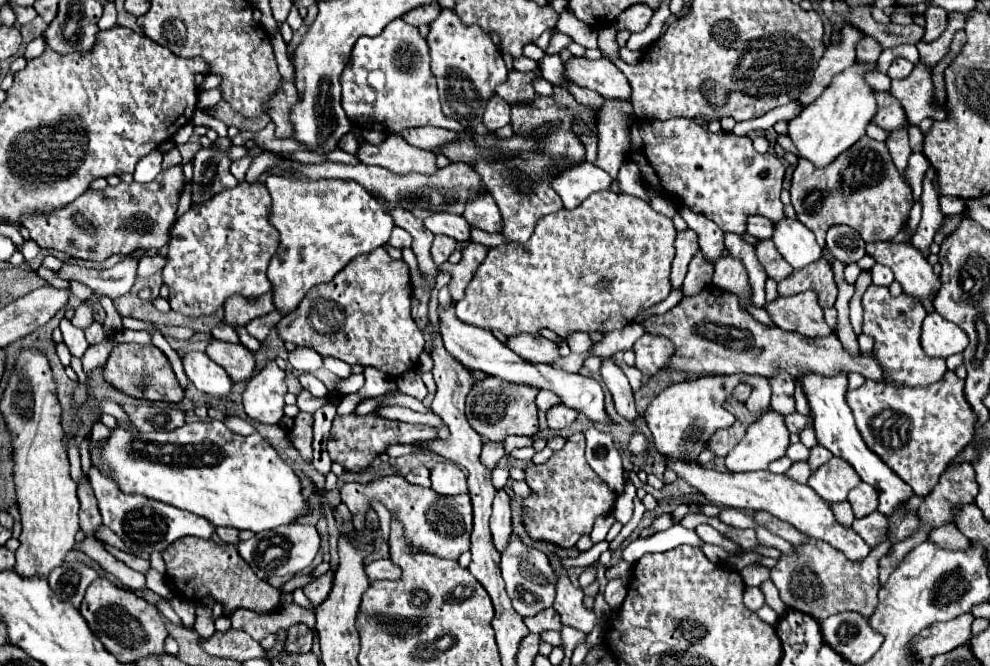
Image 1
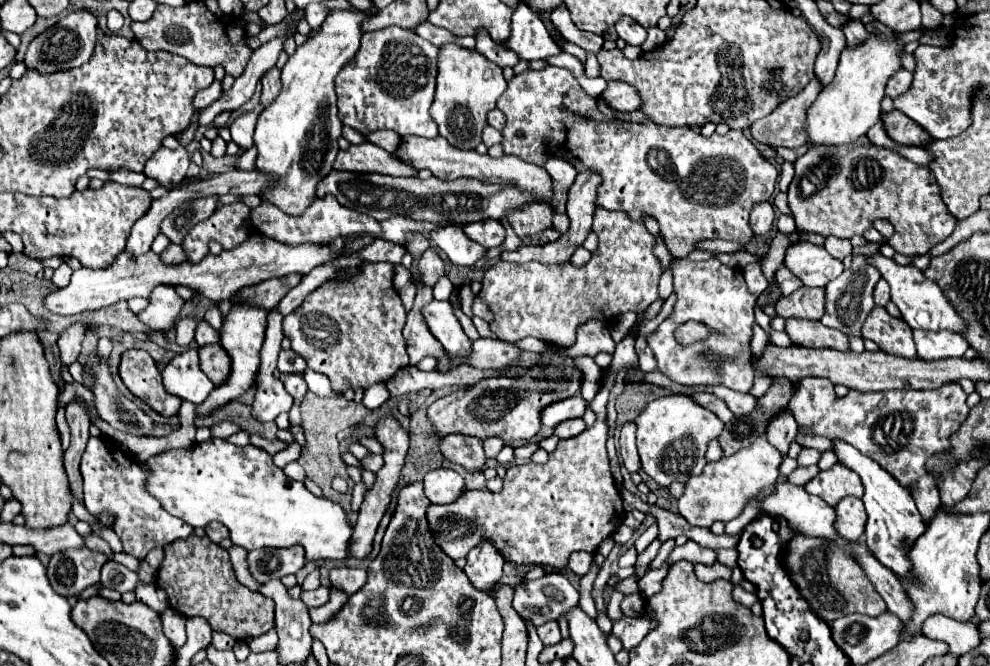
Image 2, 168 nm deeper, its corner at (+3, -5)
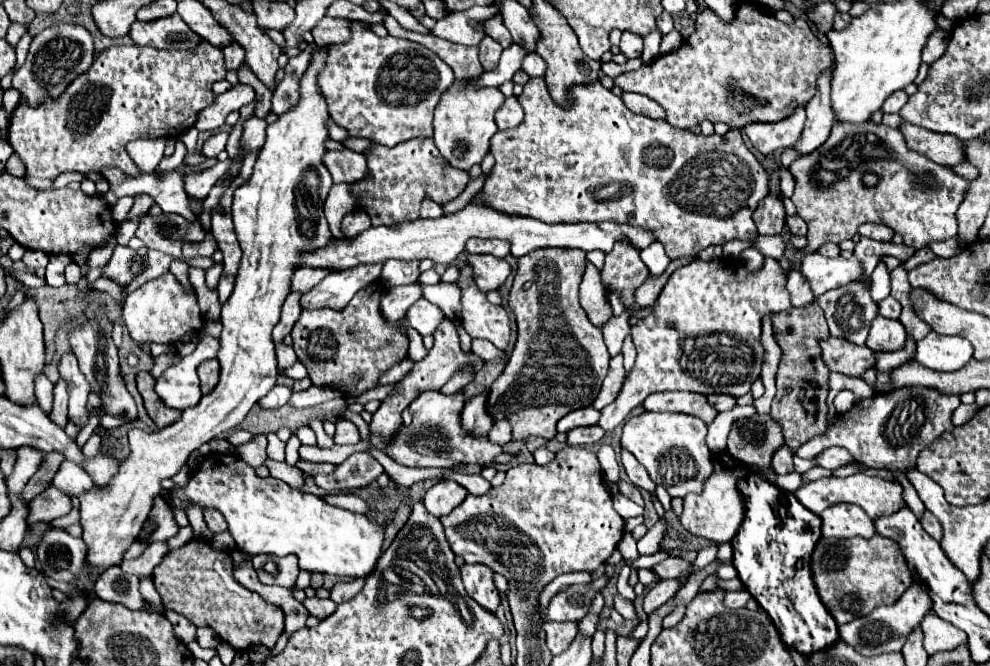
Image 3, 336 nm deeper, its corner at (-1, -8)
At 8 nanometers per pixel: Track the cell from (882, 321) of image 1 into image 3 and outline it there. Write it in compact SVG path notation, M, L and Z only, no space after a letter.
M878 316L872 322L866 346L874 352L890 352L890 350L902 350L904 342L906 342L904 326L898 320Z

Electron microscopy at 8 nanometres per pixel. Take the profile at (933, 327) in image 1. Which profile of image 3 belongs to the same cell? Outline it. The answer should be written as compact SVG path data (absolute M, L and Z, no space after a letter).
M930 332L926 338L918 342L914 358L926 368L954 372L960 370L972 358L972 352L972 344L966 338Z

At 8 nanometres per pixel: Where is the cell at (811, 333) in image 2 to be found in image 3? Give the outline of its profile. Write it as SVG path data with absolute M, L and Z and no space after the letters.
M830 336L820 340L820 348L824 364L846 376L860 378L870 366L874 366L874 354L868 346L856 346L852 342L844 342L844 338Z

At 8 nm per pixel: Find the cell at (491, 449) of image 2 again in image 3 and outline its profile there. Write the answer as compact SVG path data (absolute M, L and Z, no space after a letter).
M502 420L502 422L498 422L498 424L492 426L488 438L490 438L492 442L496 442L496 444L502 446L502 444L506 444L506 442L512 440L512 434L510 434L510 432L512 432L512 430L510 430L510 424L508 424L506 420Z

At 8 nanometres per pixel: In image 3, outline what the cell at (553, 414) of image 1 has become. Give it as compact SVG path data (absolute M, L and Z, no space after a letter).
M596 424L596 426L580 426L576 430L570 430L568 432L568 444L576 446L576 444L596 444L600 442L600 438L604 436L604 430Z

